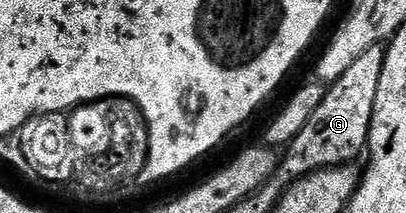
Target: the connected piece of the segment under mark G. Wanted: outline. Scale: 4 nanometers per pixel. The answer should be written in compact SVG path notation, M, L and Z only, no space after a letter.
M381 45L368 48L368 52L364 52L364 56L360 56L360 60L356 60L340 80L329 83L320 108L312 112L312 120L308 120L308 124L304 124L300 133L285 147L284 157L276 171L277 181L289 183L307 174L315 174L317 170L353 163L354 157L367 149L376 88L380 88L380 72L385 59L386 52Z

